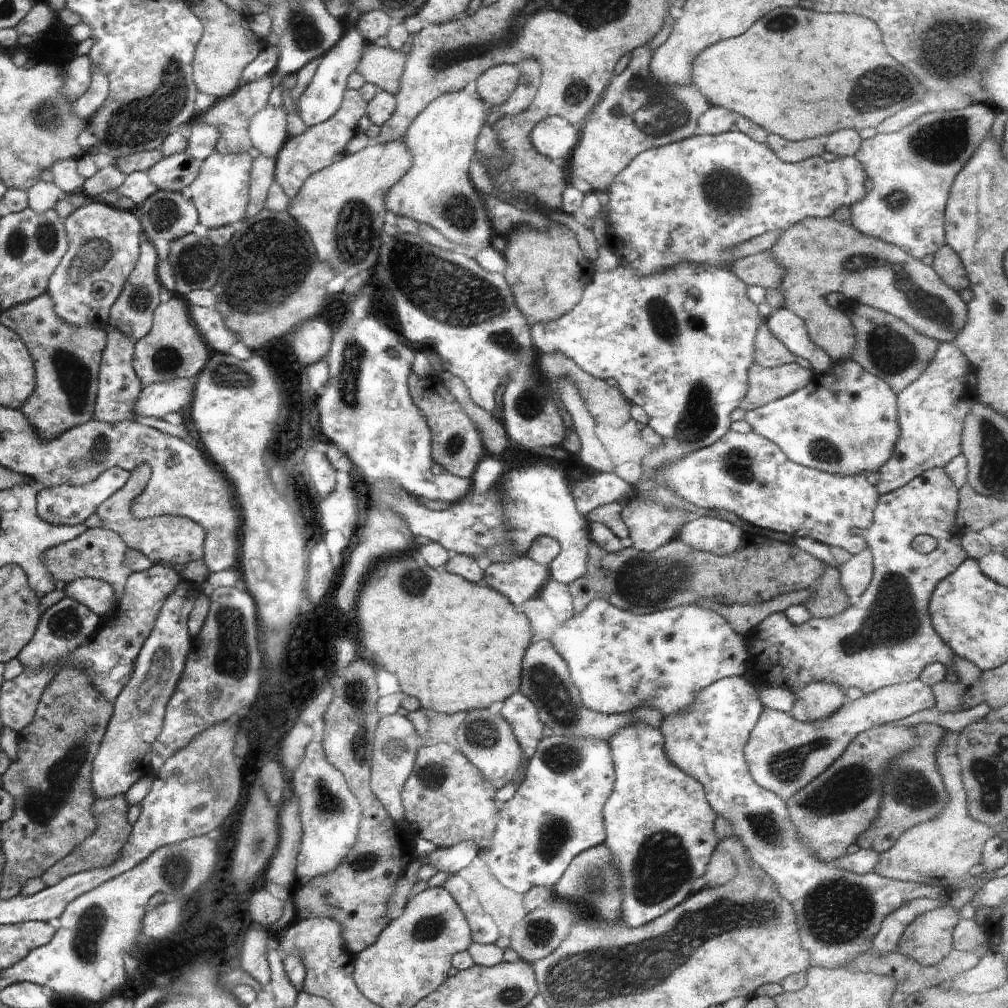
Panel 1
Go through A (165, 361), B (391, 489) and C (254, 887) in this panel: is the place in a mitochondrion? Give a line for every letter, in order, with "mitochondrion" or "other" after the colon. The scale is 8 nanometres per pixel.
A: mitochondrion
B: mitochondrion
C: other

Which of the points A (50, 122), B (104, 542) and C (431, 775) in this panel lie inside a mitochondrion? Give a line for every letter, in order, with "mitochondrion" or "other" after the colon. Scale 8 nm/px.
A: mitochondrion
B: other
C: mitochondrion

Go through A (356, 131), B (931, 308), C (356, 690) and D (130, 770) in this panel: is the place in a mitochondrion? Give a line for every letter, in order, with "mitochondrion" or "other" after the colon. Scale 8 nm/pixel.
A: other
B: mitochondrion
C: mitochondrion
D: other

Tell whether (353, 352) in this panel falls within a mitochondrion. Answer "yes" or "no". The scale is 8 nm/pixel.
yes

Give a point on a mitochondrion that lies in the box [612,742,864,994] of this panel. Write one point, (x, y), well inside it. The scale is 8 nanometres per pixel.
(664, 866)

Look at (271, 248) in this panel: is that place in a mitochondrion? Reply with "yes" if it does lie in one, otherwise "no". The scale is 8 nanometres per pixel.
yes

